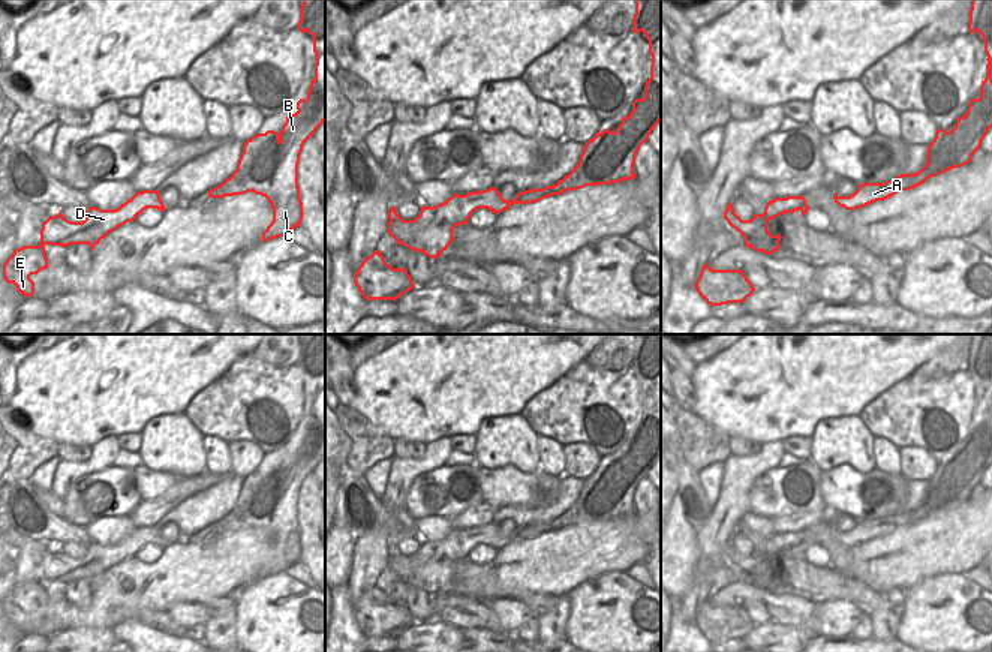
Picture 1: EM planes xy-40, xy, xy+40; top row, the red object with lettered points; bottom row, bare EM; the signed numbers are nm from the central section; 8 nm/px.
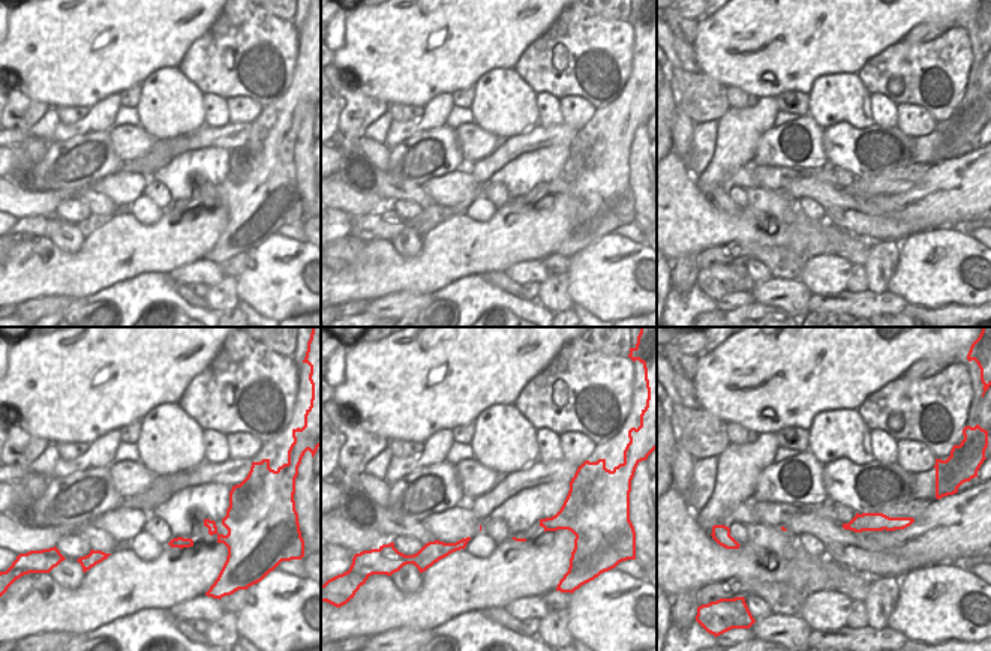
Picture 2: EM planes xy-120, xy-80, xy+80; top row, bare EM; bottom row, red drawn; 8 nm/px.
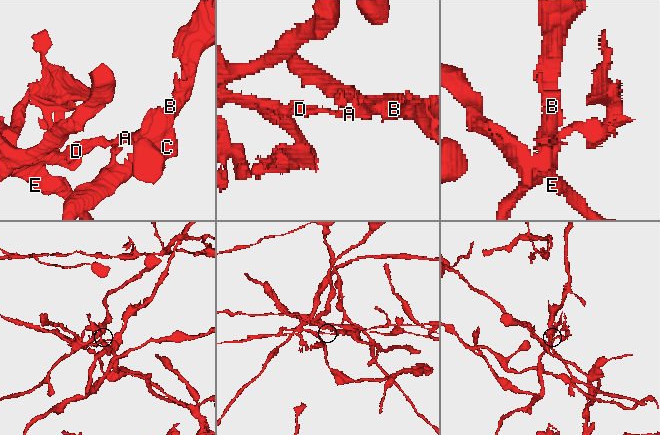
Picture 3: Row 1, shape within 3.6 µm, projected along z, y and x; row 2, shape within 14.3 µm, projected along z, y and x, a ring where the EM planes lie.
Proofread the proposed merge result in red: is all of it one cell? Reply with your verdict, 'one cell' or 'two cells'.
two cells

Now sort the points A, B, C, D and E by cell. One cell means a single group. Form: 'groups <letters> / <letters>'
groups A B C / D E

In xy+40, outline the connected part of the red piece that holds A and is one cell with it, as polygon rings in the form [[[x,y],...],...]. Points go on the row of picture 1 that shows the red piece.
[[[971,0],[968,33],[979,31],[985,40],[988,55],[986,78],[980,85],[980,97],[968,102],[968,111],[958,117],[955,127],[947,132],[938,129],[928,147],[926,165],[916,174],[901,174],[884,183],[857,184],[850,196],[839,196],[845,210],[866,207],[884,201],[898,192],[914,189],[928,178],[971,162],[982,148],[982,141],[992,127],[992,0]]]

